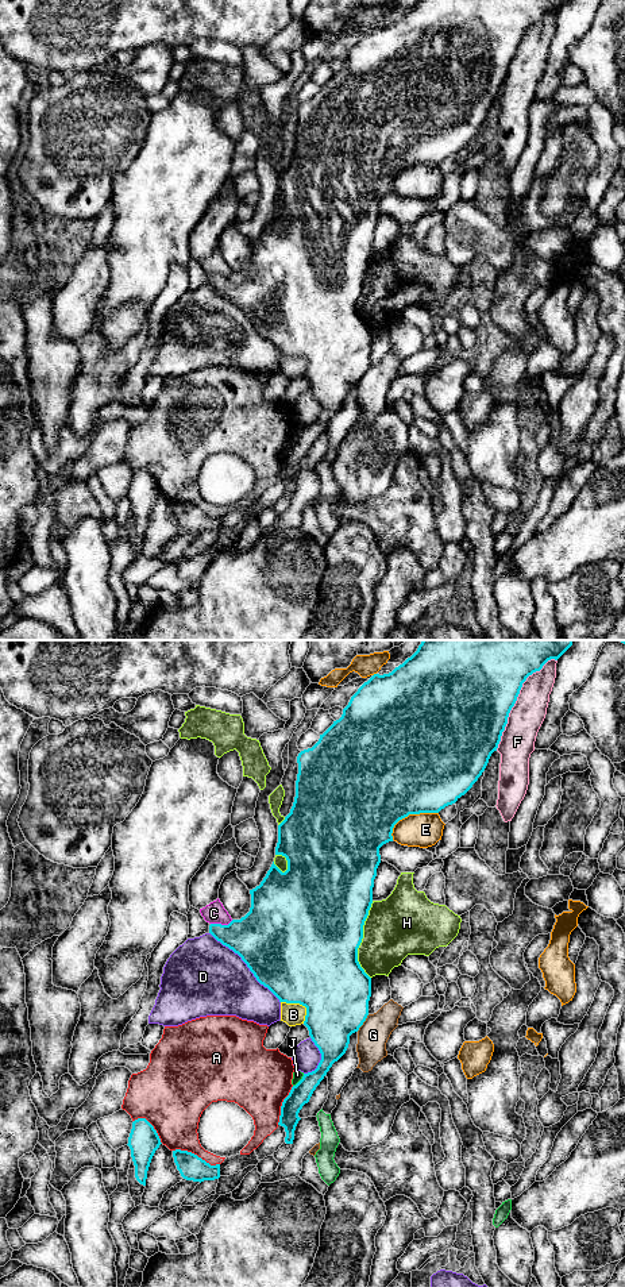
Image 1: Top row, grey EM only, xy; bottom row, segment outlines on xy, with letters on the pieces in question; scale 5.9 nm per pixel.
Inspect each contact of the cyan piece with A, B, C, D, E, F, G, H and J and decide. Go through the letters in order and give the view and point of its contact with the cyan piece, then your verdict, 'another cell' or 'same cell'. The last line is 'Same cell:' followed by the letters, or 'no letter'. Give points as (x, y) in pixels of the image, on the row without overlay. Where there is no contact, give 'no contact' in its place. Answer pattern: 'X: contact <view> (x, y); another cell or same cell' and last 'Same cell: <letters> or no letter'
A: contact xy (196, 507); another cell
B: contact xy (301, 355); same cell
C: contact xy (220, 276); another cell
D: contact xy (247, 318); another cell
E: contact xy (409, 165); another cell
F: contact xy (516, 51); another cell
G: contact xy (363, 373); another cell
H: contact xy (361, 292); another cell
J: contact xy (300, 432); another cell
Same cell: B

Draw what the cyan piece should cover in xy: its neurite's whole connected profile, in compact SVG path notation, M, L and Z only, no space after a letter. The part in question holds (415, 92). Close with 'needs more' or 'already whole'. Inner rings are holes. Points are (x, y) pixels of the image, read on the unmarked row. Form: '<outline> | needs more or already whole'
M417 0L410 9L396 19L391 24L383 27L374 26L367 34L364 34L343 61L342 69L333 73L333 76L320 86L319 93L312 100L304 101L298 105L296 149L290 165L278 177L278 194L275 199L275 207L286 209L288 221L282 224L273 213L261 236L250 242L250 263L240 271L232 271L228 277L209 277L209 285L223 297L238 305L256 332L279 351L281 373L286 374L289 378L304 375L309 382L312 393L321 405L321 412L317 420L312 424L304 425L302 431L292 439L289 447L282 454L278 477L285 479L286 496L293 496L294 482L301 471L298 469L300 462L309 454L313 443L324 431L332 416L346 405L350 396L350 388L359 382L369 367L371 330L358 313L358 300L362 294L363 277L373 255L374 231L381 215L379 200L383 196L393 193L393 180L400 172L409 166L439 165L445 158L455 155L472 139L485 123L491 105L498 100L502 84L508 76L509 65L517 53L522 35L529 27L540 23L548 12L558 12L567 1L568 0Z | needs more

